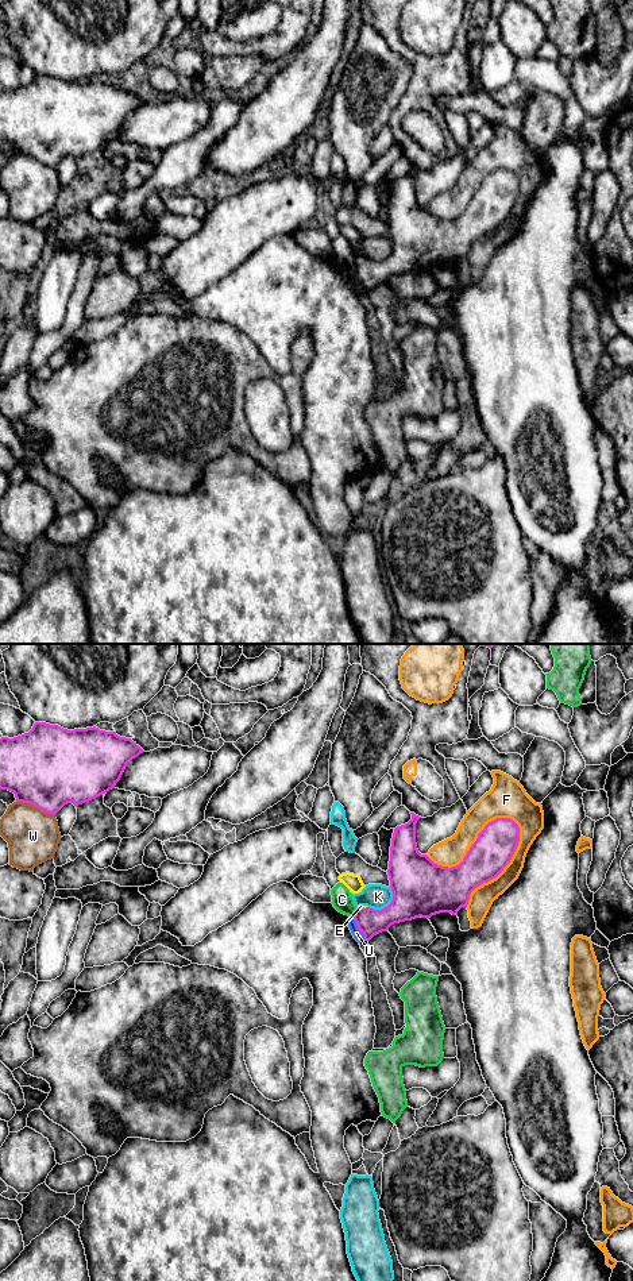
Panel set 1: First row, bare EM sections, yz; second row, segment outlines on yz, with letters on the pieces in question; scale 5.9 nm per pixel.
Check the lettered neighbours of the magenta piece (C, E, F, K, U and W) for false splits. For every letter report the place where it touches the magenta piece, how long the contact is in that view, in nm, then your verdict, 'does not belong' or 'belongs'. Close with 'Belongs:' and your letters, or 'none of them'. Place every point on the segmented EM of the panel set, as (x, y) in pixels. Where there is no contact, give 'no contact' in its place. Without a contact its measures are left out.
C: meets magenta in yz at (355, 913); contact 70 nm long; does not belong
E: meets magenta in yz at (363, 907); contact 40 nm long; does not belong
F: meets magenta in yz at (473, 844); contact 600 nm long; does not belong
K: meets magenta in yz at (385, 907); contact 190 nm long; does not belong
U: meets magenta in yz at (358, 928); contact 150 nm long; does not belong
W: meets magenta in yz at (35, 806); contact 240 nm long; does not belong
Belongs: none of them

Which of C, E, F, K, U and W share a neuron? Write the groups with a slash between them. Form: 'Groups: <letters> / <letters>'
Groups: C / E / F / K / U / W

